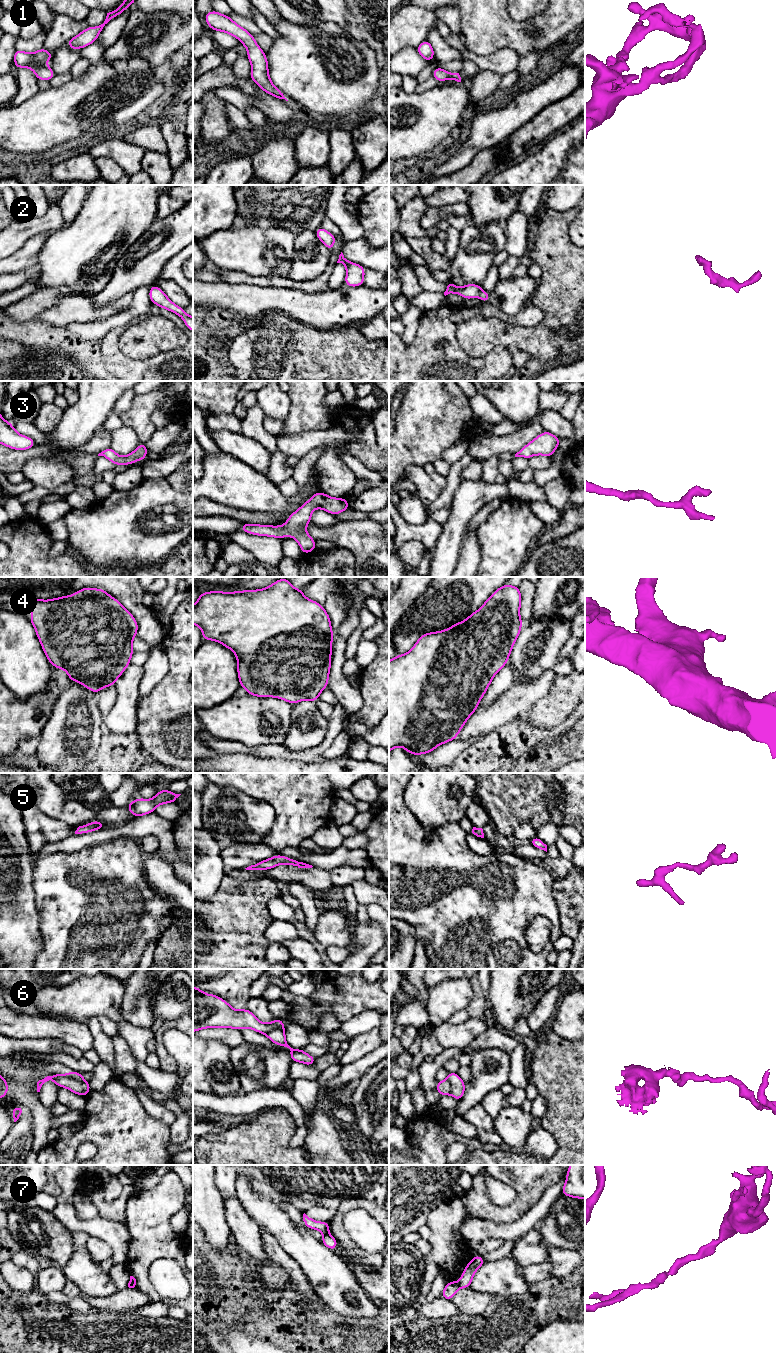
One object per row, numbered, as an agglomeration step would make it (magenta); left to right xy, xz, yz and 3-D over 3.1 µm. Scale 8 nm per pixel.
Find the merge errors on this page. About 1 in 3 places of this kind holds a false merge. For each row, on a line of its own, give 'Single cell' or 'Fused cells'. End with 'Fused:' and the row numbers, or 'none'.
1: Single cell
2: Single cell
3: Single cell
4: Single cell
5: Single cell
6: Fused cells
7: Fused cells
Fused: 6, 7

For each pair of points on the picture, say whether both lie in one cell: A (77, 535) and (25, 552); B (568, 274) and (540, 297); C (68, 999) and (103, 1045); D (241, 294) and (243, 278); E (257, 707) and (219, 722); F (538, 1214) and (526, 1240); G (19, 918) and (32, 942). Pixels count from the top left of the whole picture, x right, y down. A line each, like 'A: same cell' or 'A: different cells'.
A: different cells
B: same cell
C: different cells
D: different cells
E: same cell
F: same cell
G: same cell

